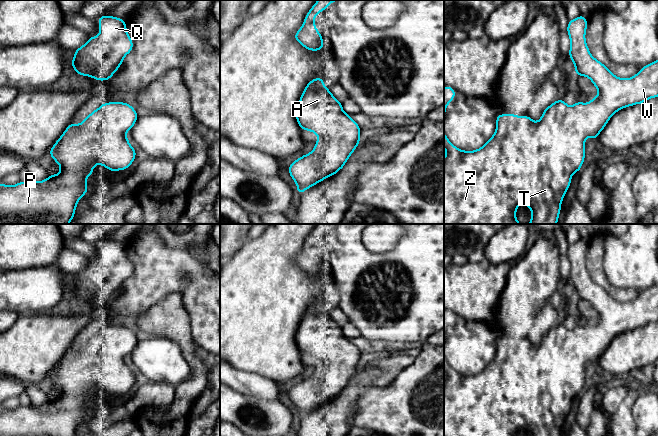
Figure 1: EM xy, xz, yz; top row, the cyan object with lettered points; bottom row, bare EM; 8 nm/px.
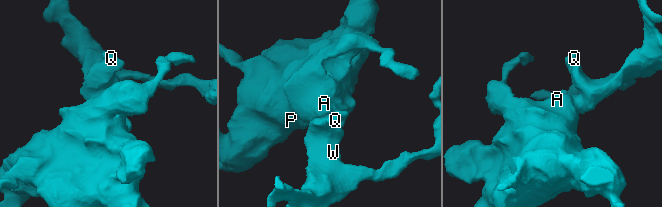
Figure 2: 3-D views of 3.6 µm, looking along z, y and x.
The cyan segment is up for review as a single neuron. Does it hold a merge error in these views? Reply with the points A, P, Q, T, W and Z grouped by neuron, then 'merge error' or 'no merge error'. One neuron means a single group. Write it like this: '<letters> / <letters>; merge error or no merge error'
A P Q T W Z; no merge error

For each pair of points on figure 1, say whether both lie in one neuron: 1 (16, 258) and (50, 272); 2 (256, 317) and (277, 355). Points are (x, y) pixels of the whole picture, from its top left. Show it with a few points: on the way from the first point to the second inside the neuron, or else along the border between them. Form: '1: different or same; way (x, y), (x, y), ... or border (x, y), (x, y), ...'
1: different; border (57, 264), (15, 270)
2: same; way (256, 326), (256, 334), (268, 346)

